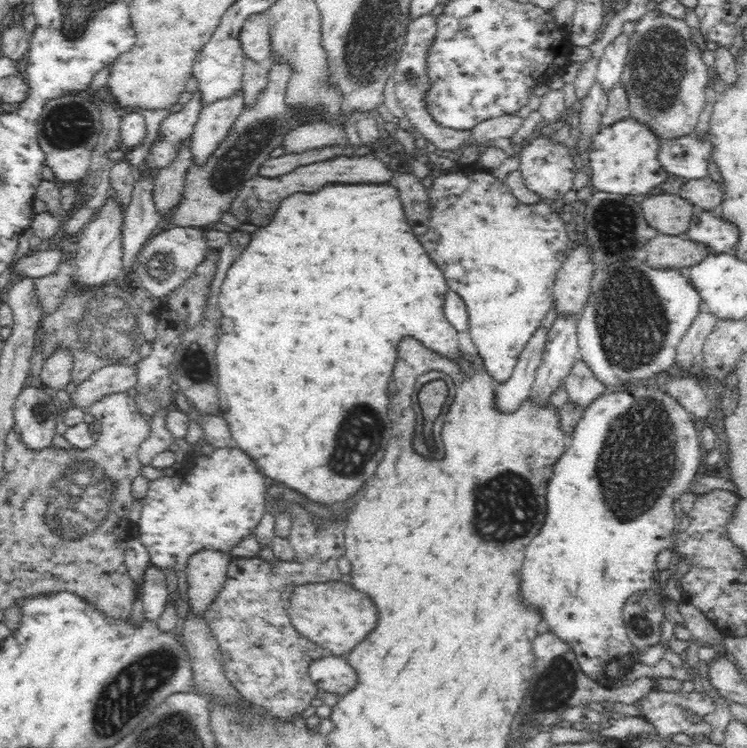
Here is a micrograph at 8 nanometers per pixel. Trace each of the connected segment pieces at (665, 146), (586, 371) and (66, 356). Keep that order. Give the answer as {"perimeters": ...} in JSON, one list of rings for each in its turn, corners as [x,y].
{"perimeters":[[[[693,134],[677,139],[660,140],[658,160],[670,176],[701,179],[708,177],[708,162],[712,159],[710,139],[698,139]]],[[[580,358],[574,361],[563,384],[568,393],[568,401],[578,404],[582,410],[607,391],[607,386],[596,378],[590,367]]],[[[63,346],[54,355],[44,361],[41,373],[42,384],[52,390],[62,390],[71,382],[71,370],[73,367],[74,354],[70,349]]]]}

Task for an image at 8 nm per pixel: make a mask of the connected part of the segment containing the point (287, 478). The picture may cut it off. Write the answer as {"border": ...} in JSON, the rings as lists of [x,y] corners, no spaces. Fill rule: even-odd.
{"border":[[[389,183],[358,184],[358,186],[328,184],[322,190],[318,190],[314,196],[304,192],[287,196],[280,203],[270,224],[256,229],[251,236],[250,244],[228,269],[215,304],[214,317],[217,320],[215,360],[219,413],[226,419],[236,446],[250,455],[256,461],[258,471],[264,473],[264,476],[269,476],[272,482],[300,490],[306,498],[324,504],[348,500],[364,486],[364,482],[370,476],[374,476],[374,470],[386,452],[386,436],[390,436],[388,384],[392,382],[398,342],[404,336],[414,336],[423,346],[445,358],[457,359],[461,356],[458,349],[458,331],[446,319],[443,309],[446,292],[451,289],[446,283],[444,274],[438,270],[438,266],[432,262],[432,258],[426,254],[420,240],[412,232],[412,226],[406,222],[398,190]]]}

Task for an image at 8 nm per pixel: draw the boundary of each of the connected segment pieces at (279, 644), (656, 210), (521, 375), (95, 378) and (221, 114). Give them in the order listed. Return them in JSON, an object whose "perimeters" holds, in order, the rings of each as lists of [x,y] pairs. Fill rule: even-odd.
{"perimeters":[[[[290,502],[284,507],[286,510],[290,510],[292,518],[289,537],[295,551],[294,558],[292,560],[277,559],[274,563],[267,562],[259,556],[234,559],[229,564],[227,579],[223,587],[210,603],[204,613],[204,618],[206,624],[210,625],[210,631],[214,633],[214,638],[218,641],[218,646],[222,651],[225,675],[238,693],[254,706],[268,710],[273,718],[288,720],[310,708],[312,700],[321,696],[319,688],[310,679],[308,668],[314,660],[327,656],[330,652],[298,633],[286,610],[290,608],[290,597],[297,586],[306,583],[325,583],[338,577],[336,564],[338,558],[344,553],[342,540],[340,540],[342,532],[344,532],[344,522],[330,522],[328,526],[320,526],[320,524],[316,524],[316,520],[320,520],[320,518],[314,518],[304,506]],[[266,596],[272,596],[272,598],[284,596],[286,602],[282,604],[282,612],[268,610],[268,614],[266,614]]],[[[658,194],[642,200],[640,206],[647,224],[666,235],[686,234],[697,212],[695,204],[679,194]]],[[[538,327],[526,343],[510,378],[494,386],[496,407],[500,411],[514,412],[530,397],[538,366],[542,362],[548,332],[545,327]]],[[[114,362],[105,366],[76,386],[76,391],[70,394],[70,402],[73,407],[89,407],[107,394],[126,393],[138,382],[136,372],[137,364],[128,362]]],[[[242,88],[228,98],[202,107],[190,136],[192,164],[203,165],[206,162],[220,142],[228,136],[228,131],[244,109]]]]}

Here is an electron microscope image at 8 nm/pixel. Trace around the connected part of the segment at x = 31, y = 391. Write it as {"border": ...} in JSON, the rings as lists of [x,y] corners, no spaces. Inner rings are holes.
{"border":[[[26,386],[16,398],[13,419],[14,429],[24,441],[24,444],[34,450],[52,447],[52,438],[56,436],[56,418],[58,418],[59,405],[57,400],[50,397],[44,389]]]}

